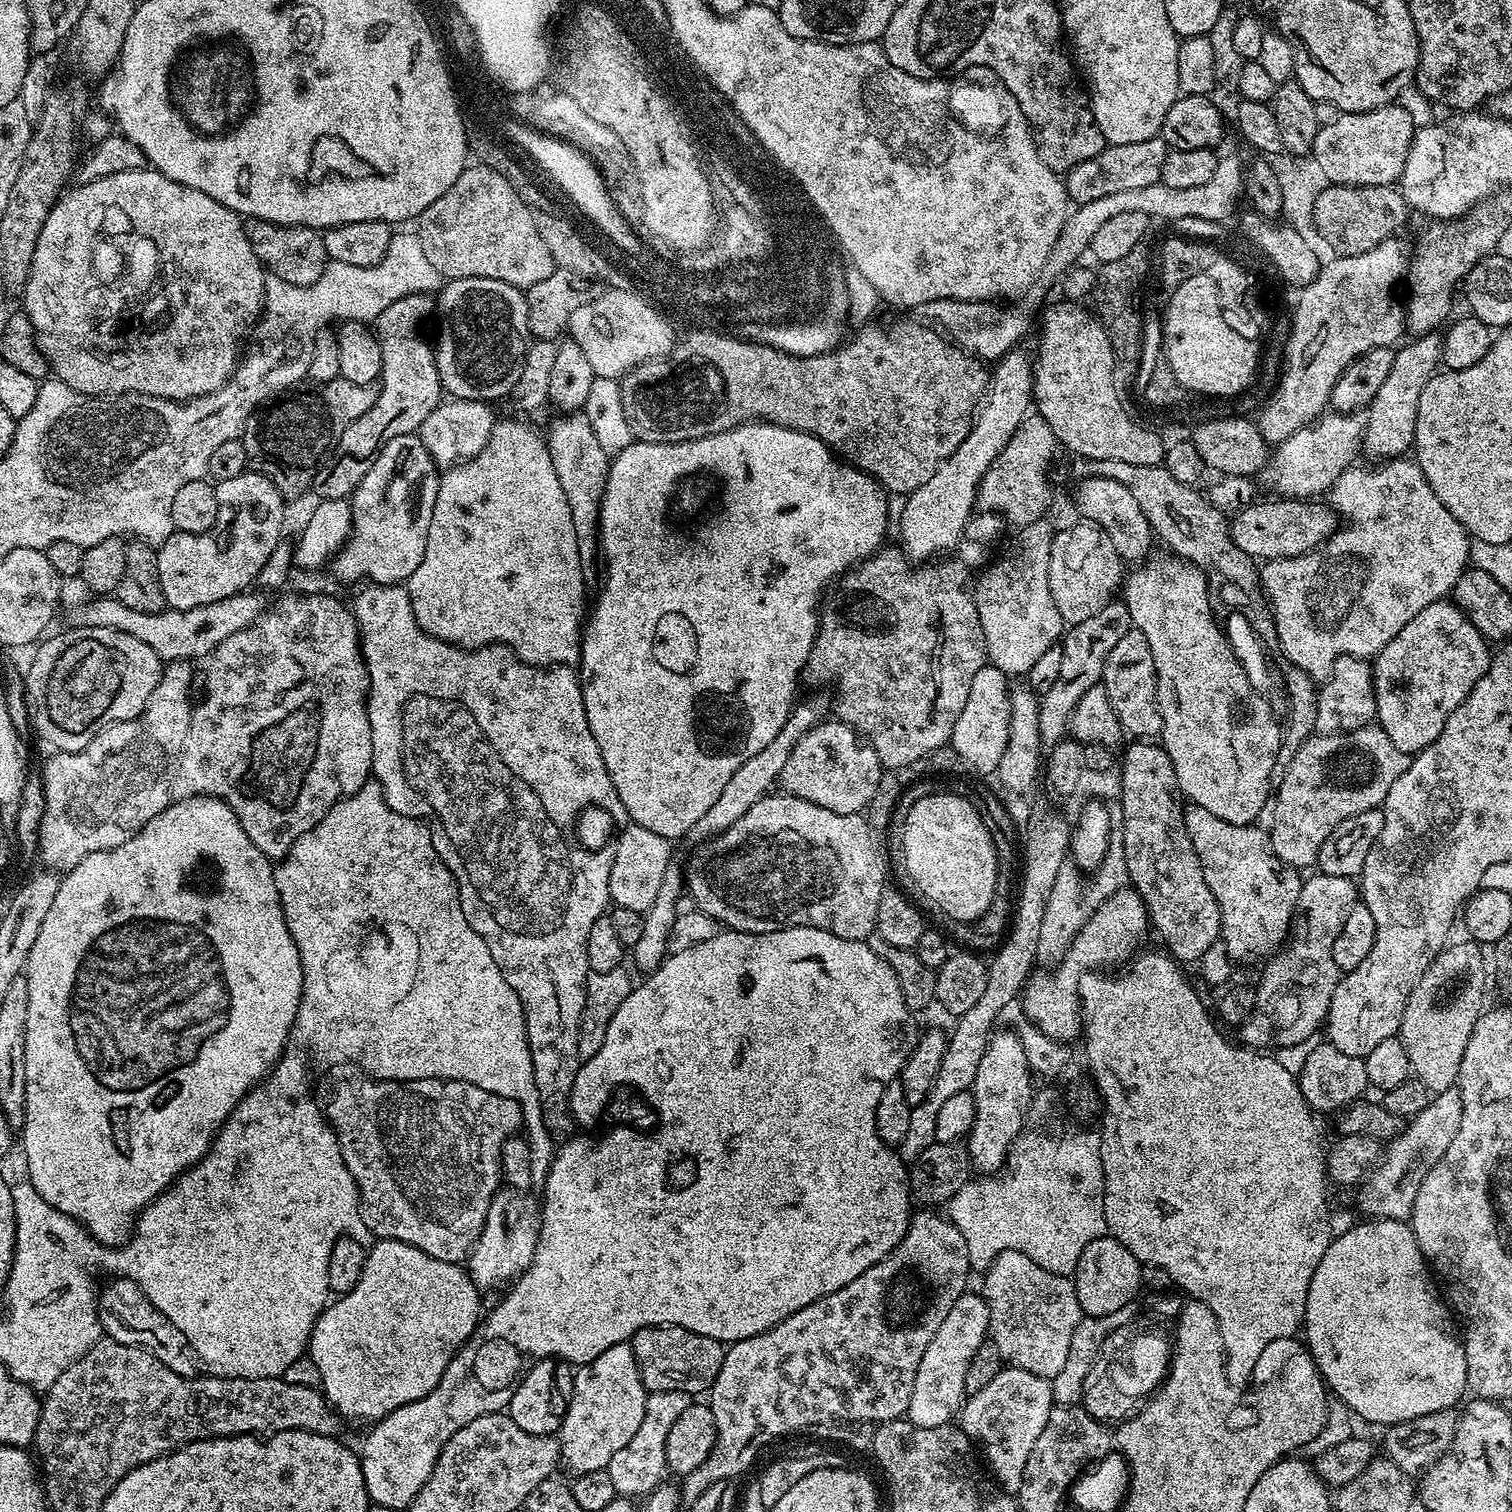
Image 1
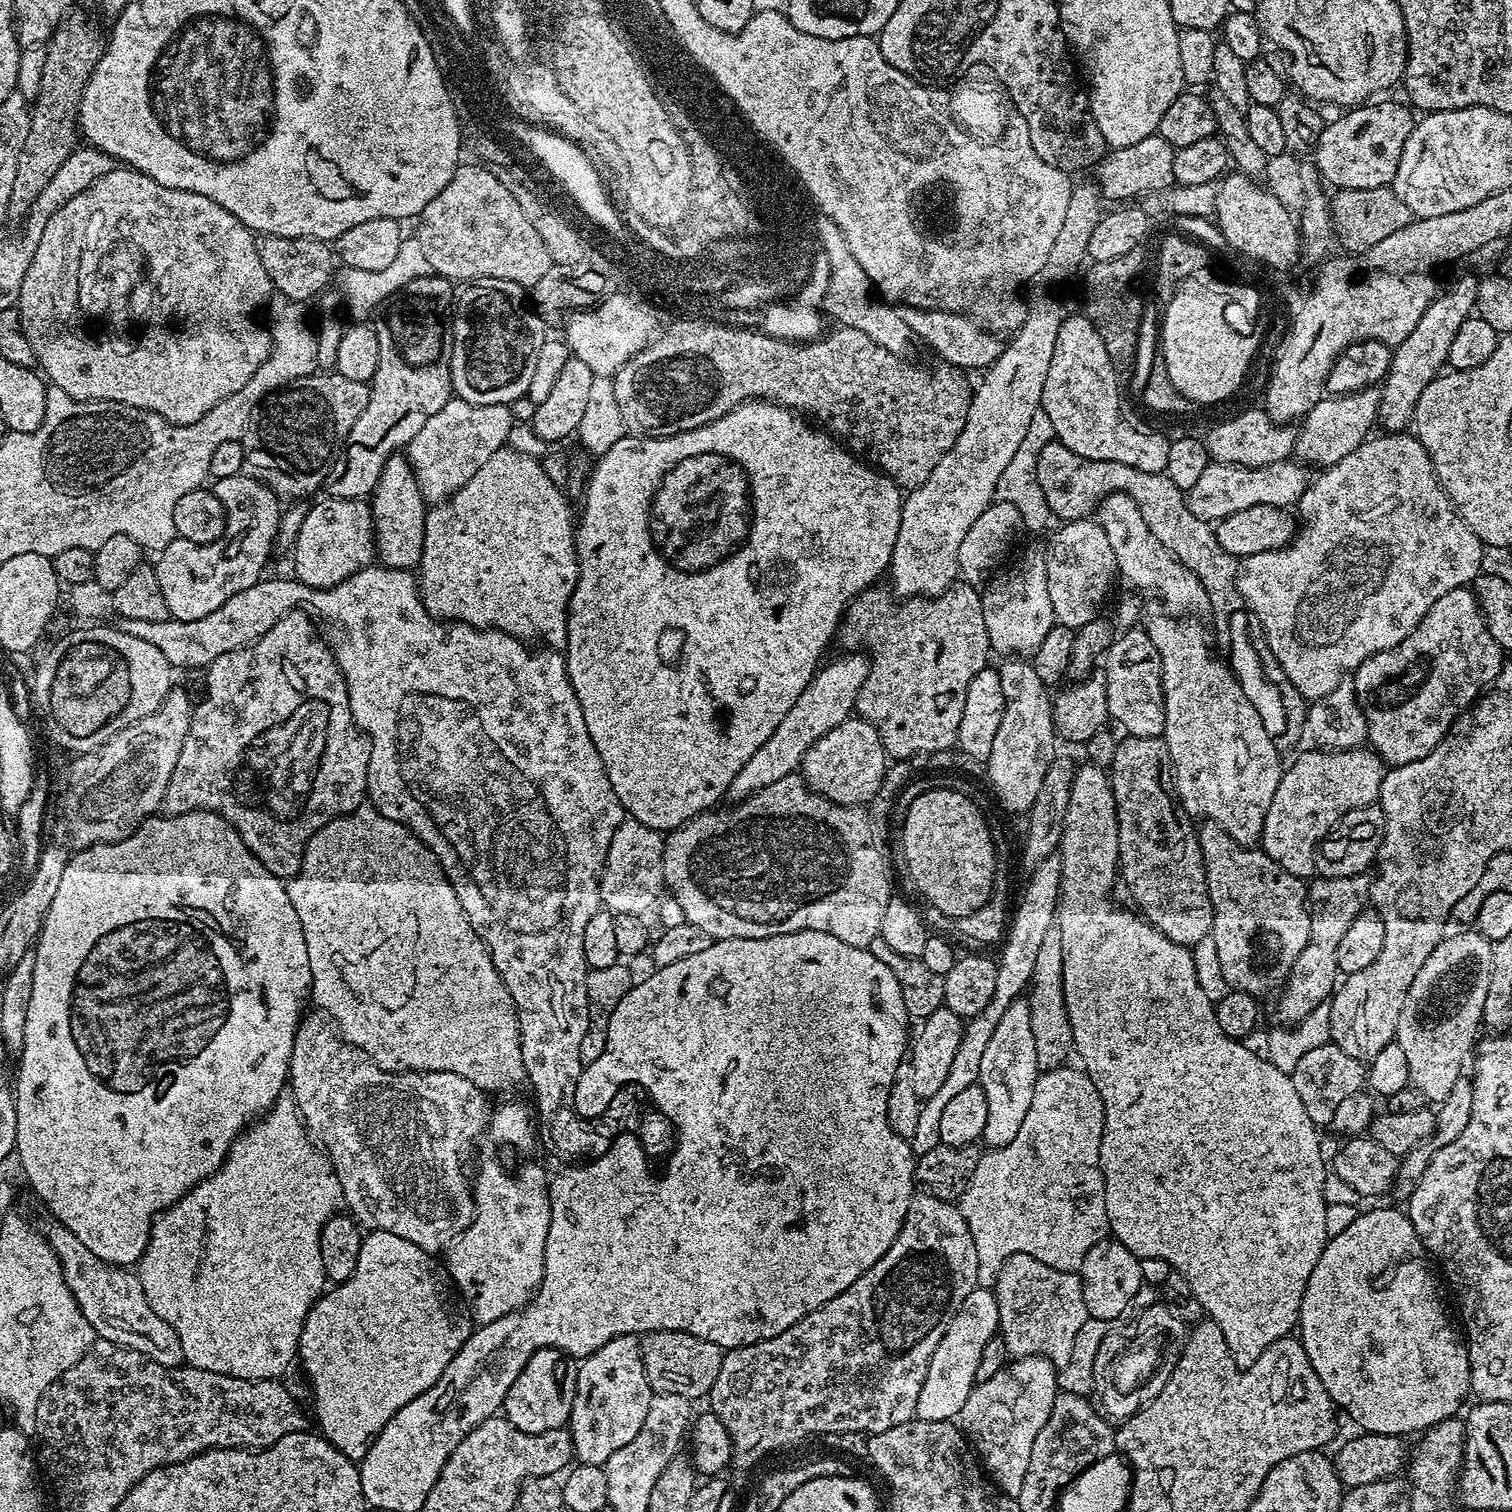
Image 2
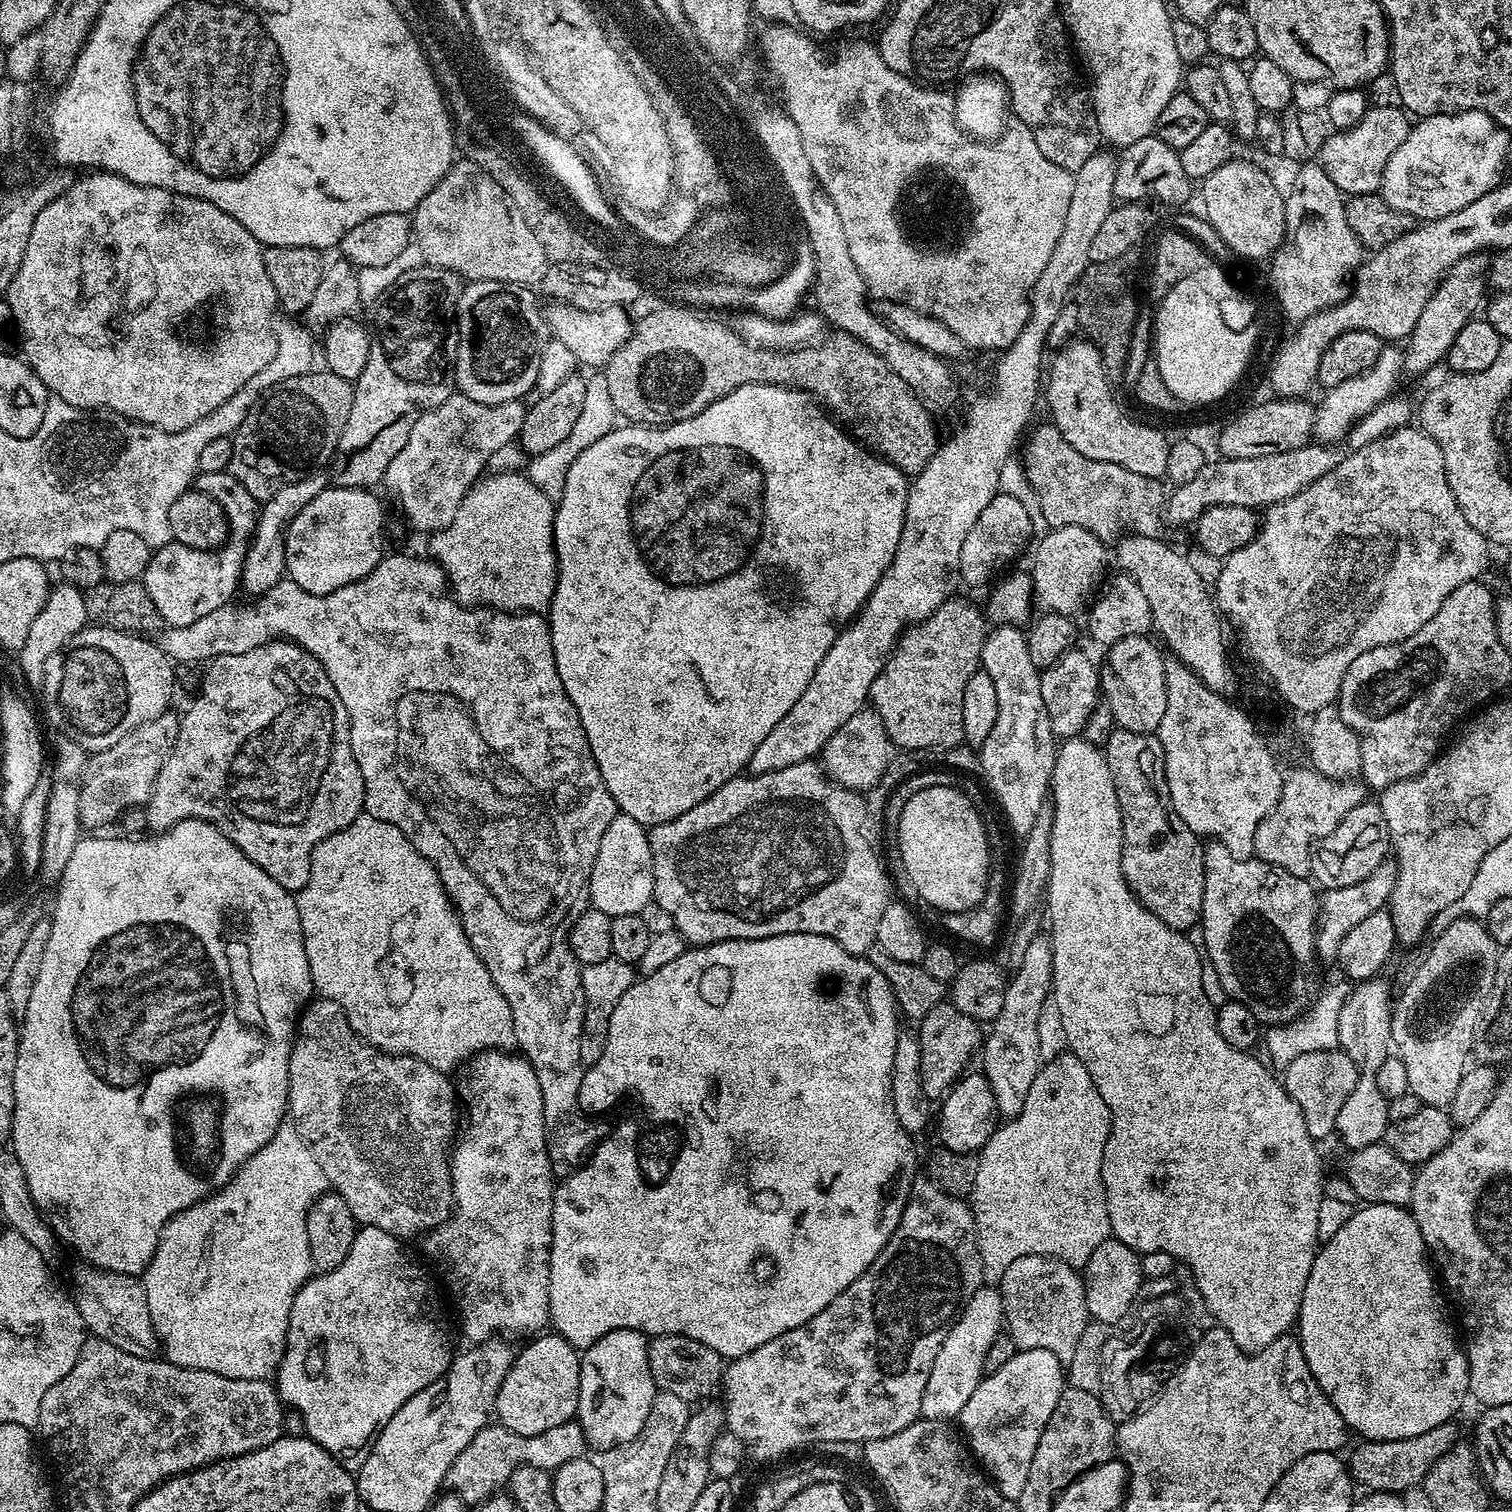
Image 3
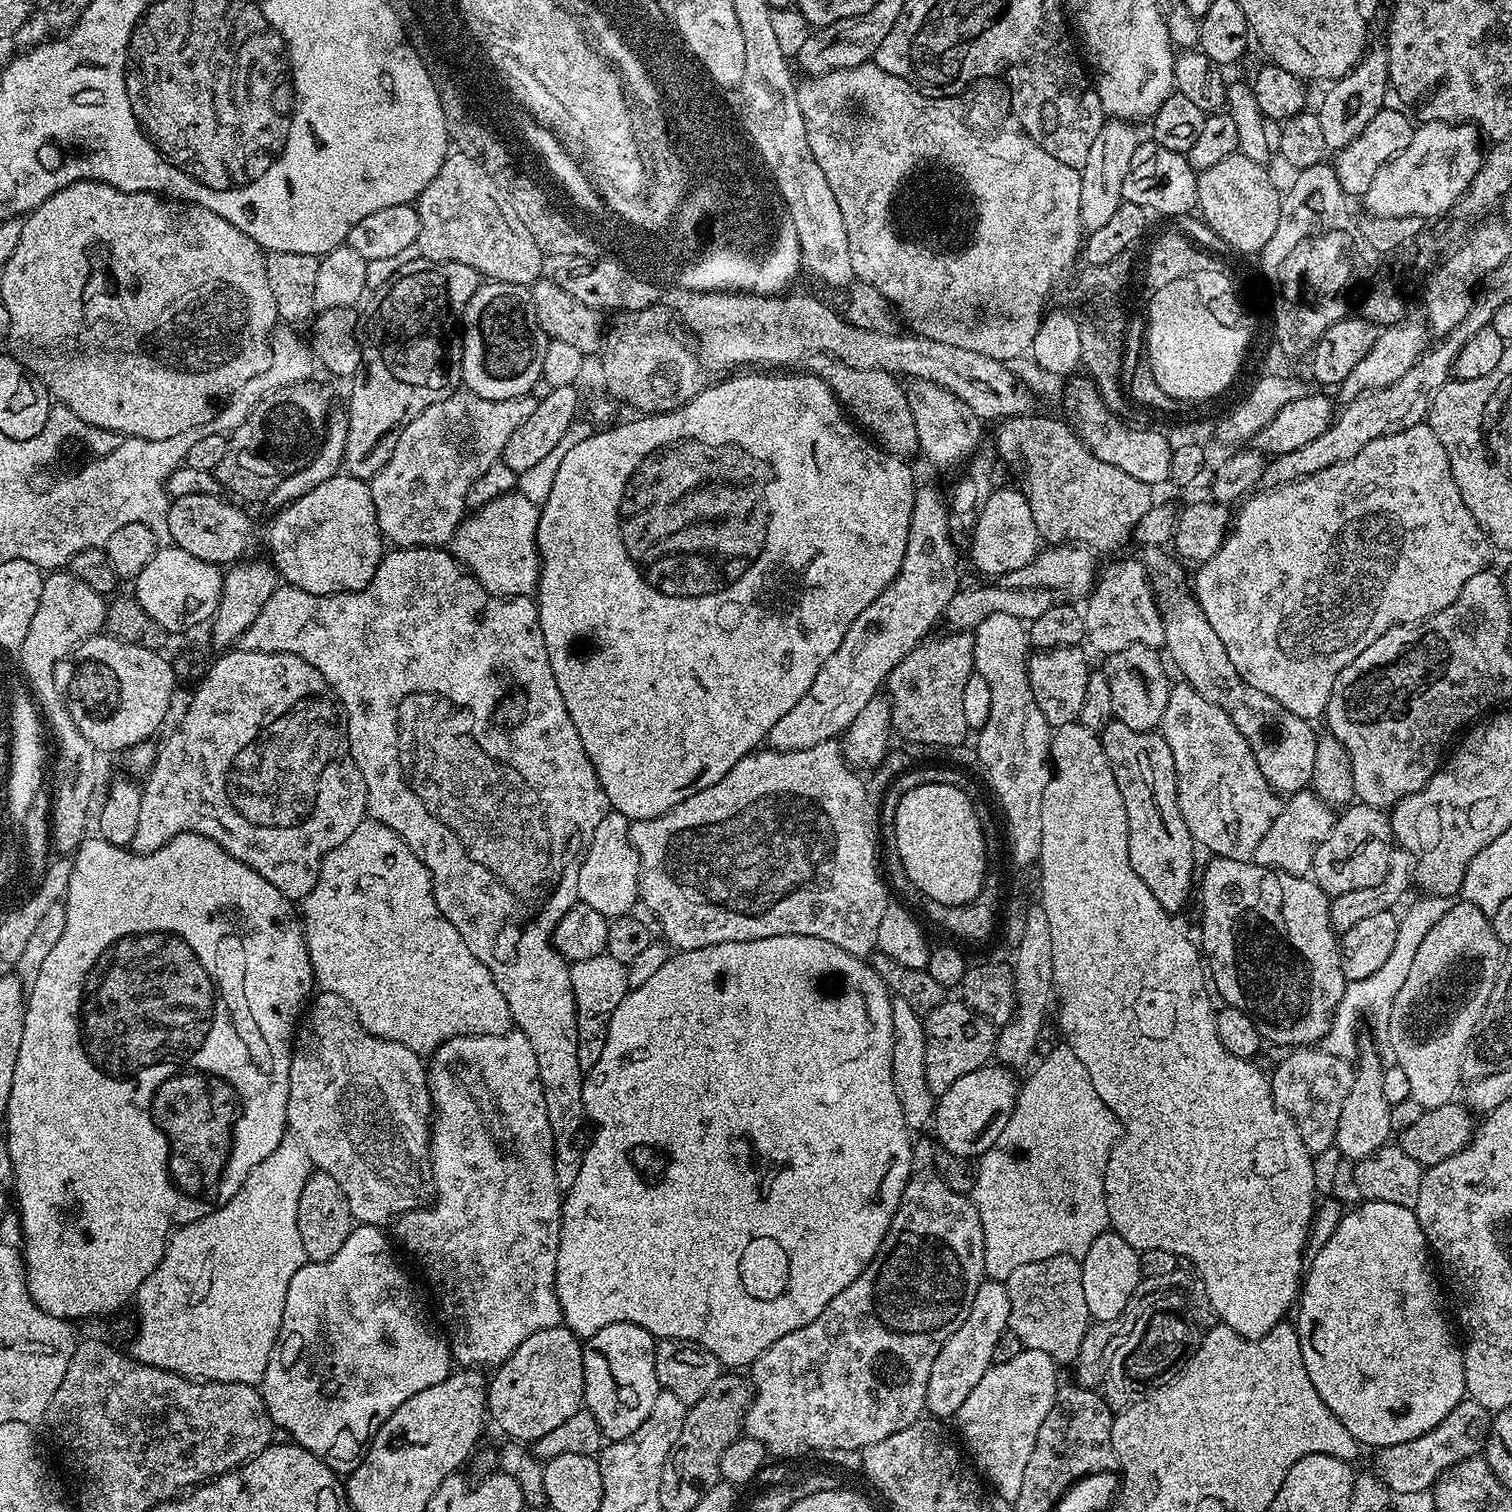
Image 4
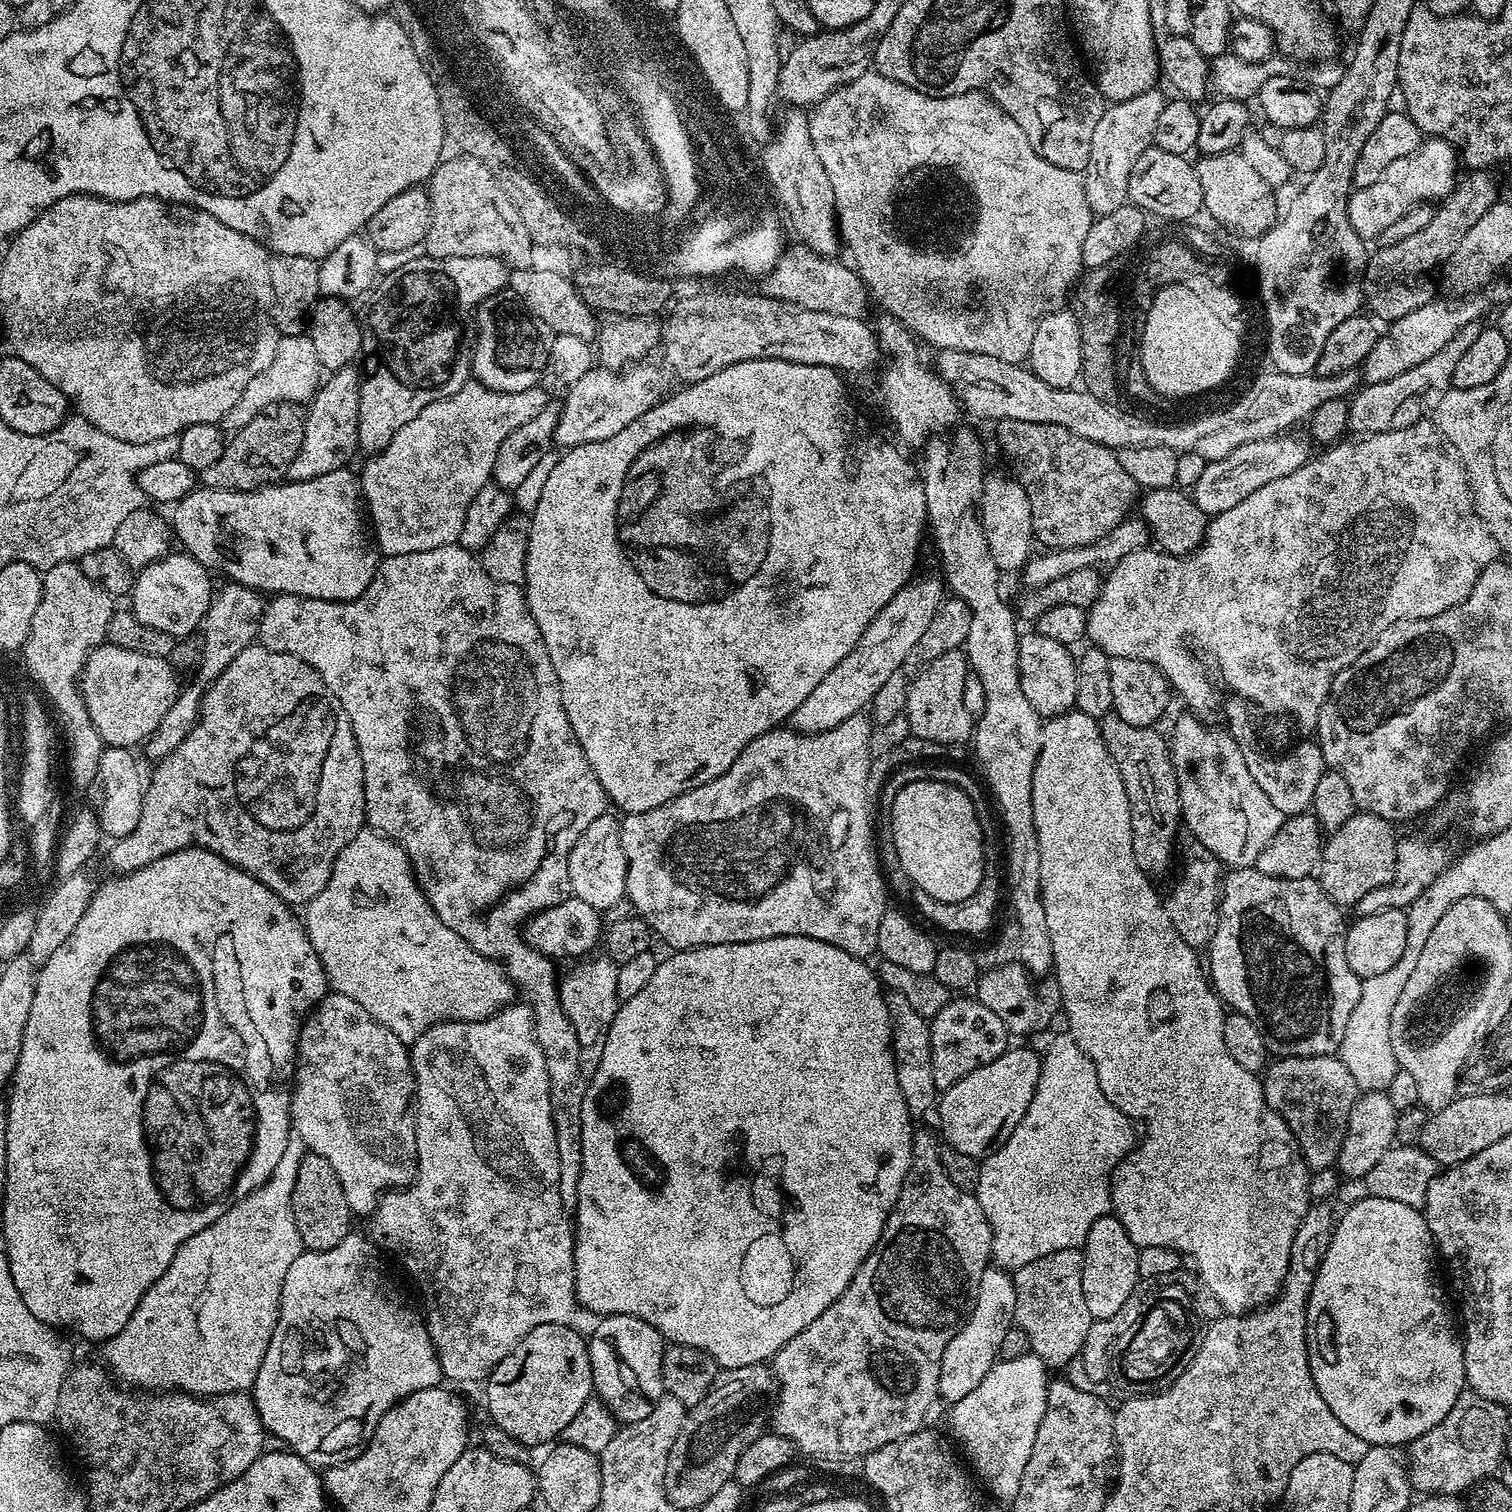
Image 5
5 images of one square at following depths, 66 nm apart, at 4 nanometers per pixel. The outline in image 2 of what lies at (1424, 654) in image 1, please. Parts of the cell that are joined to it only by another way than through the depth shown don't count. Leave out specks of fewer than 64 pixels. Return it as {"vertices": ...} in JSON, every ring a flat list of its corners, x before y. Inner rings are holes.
{"vertices":[[1471,587,1455,588,1450,590,1450,594,1442,594,1442,598,1438,598,1438,602,1434,602,1434,606,1430,606,1430,610,1426,610,1422,622,1418,622,1416,629,1406,638,1402,638,1402,642,1398,642,1398,646,1374,654,1356,669,1354,673,1356,695,1363,701,1364,716,1368,720,1367,743,1388,766,1409,764,1418,762,1418,758,1426,758,1426,754,1430,754,1430,750,1434,750,1434,746,1438,746,1438,742,1442,742,1442,738,1448,734,1450,726,1463,714,1465,708,1472,707,1485,690,1491,689,1495,685,1505,659,1506,653,1498,646,1498,642,1494,642,1494,634,1490,634,1488,624,1484,621,1484,611,1480,608,1480,604,1476,600,1476,593,1472,591]]}

